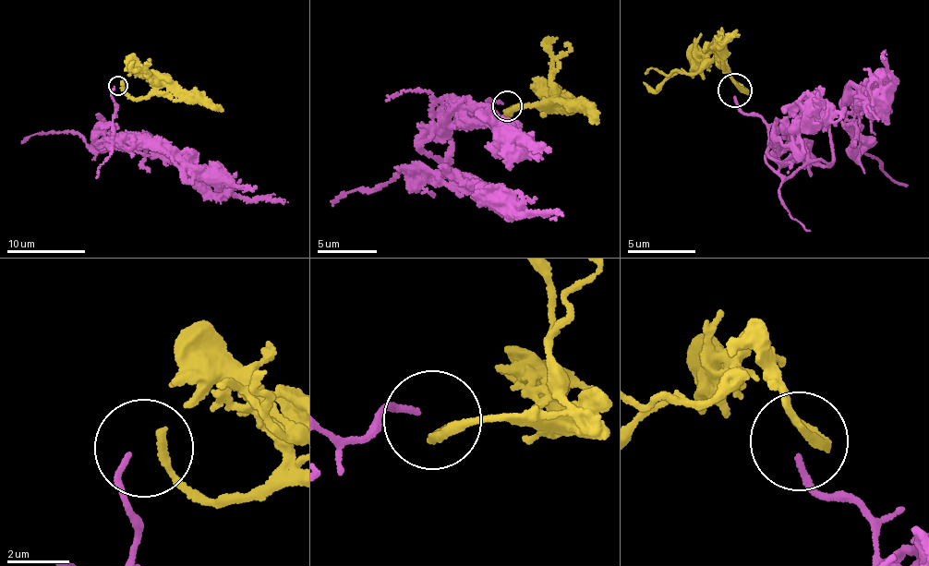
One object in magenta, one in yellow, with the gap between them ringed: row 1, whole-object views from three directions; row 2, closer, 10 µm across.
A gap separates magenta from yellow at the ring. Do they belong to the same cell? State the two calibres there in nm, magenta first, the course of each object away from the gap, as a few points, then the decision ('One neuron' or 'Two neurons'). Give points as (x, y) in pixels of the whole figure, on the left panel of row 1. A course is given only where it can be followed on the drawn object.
Thickness 170 nm (magenta) against 280 nm. Course of magenta: (114, 86), (112, 123), (101, 129), (100, 146), (128, 147), (164, 156), (214, 193), (287, 202). Course of yellow: (121, 85), (137, 100), (164, 91), (196, 94), (223, 111). One neuron

